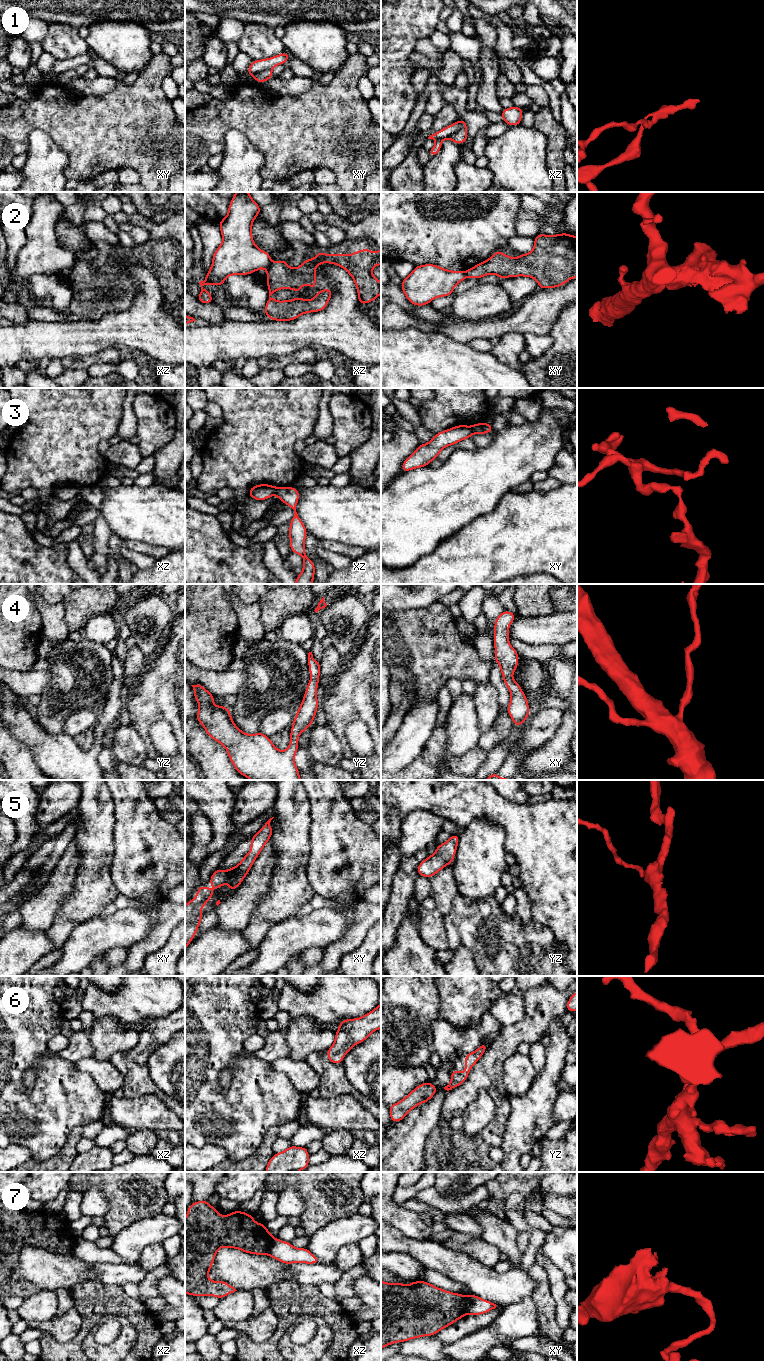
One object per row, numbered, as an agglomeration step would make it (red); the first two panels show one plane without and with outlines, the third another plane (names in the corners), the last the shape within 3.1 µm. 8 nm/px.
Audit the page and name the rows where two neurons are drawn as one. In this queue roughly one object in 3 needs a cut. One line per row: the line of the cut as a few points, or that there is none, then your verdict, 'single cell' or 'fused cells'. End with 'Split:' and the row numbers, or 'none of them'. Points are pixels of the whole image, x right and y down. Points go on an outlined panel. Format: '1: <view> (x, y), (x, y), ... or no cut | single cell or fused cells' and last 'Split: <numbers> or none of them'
1: xz (466, 128), (460, 128), (448, 137) | fused cells
2: xz (270, 261), (266, 268) | fused cells
3: xz (276, 487), (274, 493) | fused cells
4: no cut | single cell
5: no cut | single cell
6: no cut | single cell
7: xy (465, 1296), (465, 1311), (467, 1313) | fused cells
Split: 1, 2, 3, 7

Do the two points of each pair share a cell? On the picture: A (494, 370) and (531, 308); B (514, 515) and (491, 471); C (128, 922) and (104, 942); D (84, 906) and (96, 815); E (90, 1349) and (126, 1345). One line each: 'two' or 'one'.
A: two
B: two
C: one
D: one
E: one

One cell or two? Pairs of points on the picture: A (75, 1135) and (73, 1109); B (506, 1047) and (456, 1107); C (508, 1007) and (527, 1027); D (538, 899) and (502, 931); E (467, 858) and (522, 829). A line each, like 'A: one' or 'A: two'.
A: two
B: one
C: two
D: two
E: two

